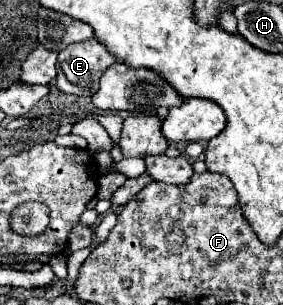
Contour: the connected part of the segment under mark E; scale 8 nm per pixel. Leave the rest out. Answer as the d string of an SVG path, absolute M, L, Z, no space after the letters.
M96 37L72 43L58 53L56 87L62 93L94 95L100 75L112 63L116 63L116 57Z

